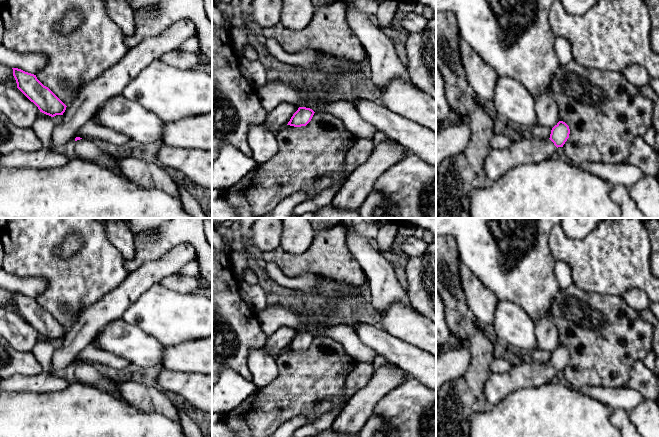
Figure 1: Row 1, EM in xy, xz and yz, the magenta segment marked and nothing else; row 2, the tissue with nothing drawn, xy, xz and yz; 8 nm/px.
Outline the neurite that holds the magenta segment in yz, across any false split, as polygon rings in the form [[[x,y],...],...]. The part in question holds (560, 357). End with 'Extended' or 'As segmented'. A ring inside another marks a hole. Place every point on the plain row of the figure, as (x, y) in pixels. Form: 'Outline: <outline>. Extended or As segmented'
Outline: [[[559,345],[551,354],[549,363],[539,363],[535,361],[524,362],[512,368],[505,373],[490,373],[484,387],[484,394],[487,402],[494,406],[505,399],[510,393],[522,388],[539,387],[548,384],[557,375],[558,371],[563,371],[569,362],[569,350]]]. Extended

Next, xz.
Outline: [[[292,292],[290,293],[289,304],[294,306],[298,313],[301,315],[302,319],[308,326],[307,331],[299,331],[298,334],[293,338],[287,349],[294,351],[306,350],[312,343],[314,335],[311,331],[318,327],[318,321],[316,314],[312,307],[305,307],[298,303],[299,294]]]. Extended

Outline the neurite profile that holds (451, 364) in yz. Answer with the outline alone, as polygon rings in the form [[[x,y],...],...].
[[[463,345],[441,349],[436,356],[436,392],[444,383],[464,375],[470,360],[469,350]]]

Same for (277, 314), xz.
[[[271,300],[256,316],[267,338],[281,327],[291,327],[298,332],[308,330],[308,326],[295,307],[283,300]]]

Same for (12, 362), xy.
[[[0,335],[0,379],[17,374],[34,376],[42,372],[41,364],[31,352],[24,353],[14,349]]]

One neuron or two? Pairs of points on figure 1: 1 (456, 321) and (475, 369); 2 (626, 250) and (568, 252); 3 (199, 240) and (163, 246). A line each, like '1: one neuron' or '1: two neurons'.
1: one neuron
2: one neuron
3: one neuron

